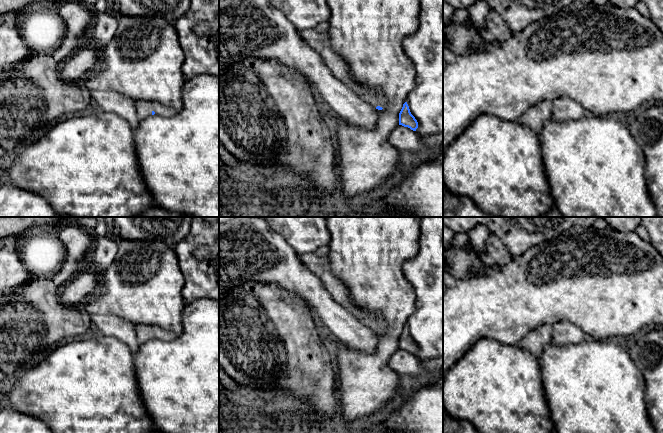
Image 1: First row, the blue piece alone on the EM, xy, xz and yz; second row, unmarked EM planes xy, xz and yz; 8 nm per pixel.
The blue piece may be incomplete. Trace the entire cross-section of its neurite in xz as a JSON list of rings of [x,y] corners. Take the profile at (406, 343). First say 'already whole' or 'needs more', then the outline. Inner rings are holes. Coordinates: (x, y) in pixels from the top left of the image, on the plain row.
already whole; [[[407,326],[403,328],[403,331],[399,337],[399,349],[408,351],[413,355],[416,355],[416,353],[418,352],[418,346],[411,338]]]

